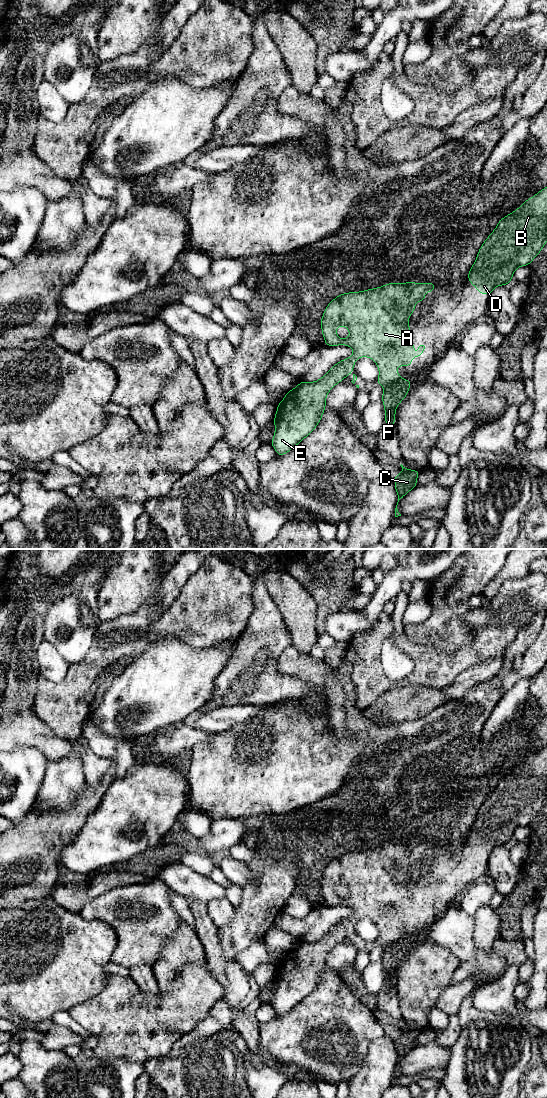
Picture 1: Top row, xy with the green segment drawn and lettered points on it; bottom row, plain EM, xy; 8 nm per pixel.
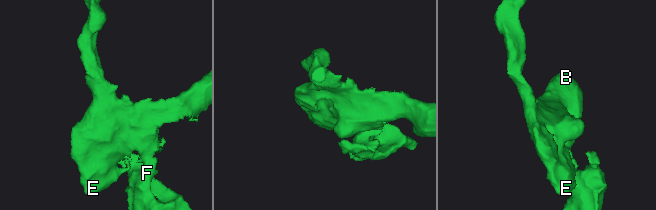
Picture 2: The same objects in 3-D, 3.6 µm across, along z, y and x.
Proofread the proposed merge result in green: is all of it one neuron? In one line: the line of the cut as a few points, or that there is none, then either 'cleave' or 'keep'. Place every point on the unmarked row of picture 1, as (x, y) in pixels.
xy (401, 939), (390, 942), (384, 947) | cleave

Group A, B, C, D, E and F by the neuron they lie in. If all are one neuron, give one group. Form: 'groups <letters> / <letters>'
groups A B D E / C F

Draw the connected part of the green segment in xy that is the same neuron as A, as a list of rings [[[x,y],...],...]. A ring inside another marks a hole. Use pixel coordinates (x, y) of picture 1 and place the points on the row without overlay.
[[[388,843],[382,847],[360,852],[348,852],[337,855],[328,863],[321,878],[321,890],[325,905],[334,907],[346,905],[354,910],[354,914],[343,919],[329,929],[329,931],[315,942],[301,941],[298,946],[286,953],[284,959],[277,965],[274,977],[275,993],[270,1004],[278,1016],[288,1013],[306,998],[322,979],[326,967],[326,956],[329,951],[350,932],[354,930],[354,923],[360,917],[374,920],[379,929],[377,944],[385,947],[390,943],[401,940],[396,926],[411,926],[413,917],[423,917],[423,910],[428,906],[421,902],[418,906],[412,904],[412,893],[408,879],[412,875],[417,861],[425,861],[426,851],[430,854],[437,845],[431,843]],[[338,886],[345,886],[350,895],[341,899],[336,894]]]

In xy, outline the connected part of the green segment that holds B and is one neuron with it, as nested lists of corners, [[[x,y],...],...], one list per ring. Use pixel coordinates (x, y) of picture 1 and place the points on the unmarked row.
[[[547,747],[538,751],[536,755],[527,759],[518,769],[500,779],[494,791],[484,801],[467,839],[471,845],[477,847],[480,854],[490,856],[493,849],[501,845],[509,845],[514,831],[520,826],[529,826],[533,819],[541,812],[547,802]]]

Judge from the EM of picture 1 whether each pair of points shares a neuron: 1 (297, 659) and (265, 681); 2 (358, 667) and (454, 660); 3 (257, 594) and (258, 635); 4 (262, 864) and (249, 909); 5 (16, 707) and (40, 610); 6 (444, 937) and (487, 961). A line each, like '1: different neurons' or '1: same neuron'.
1: different neurons
2: same neuron
3: same neuron
4: same neuron
5: same neuron
6: same neuron

